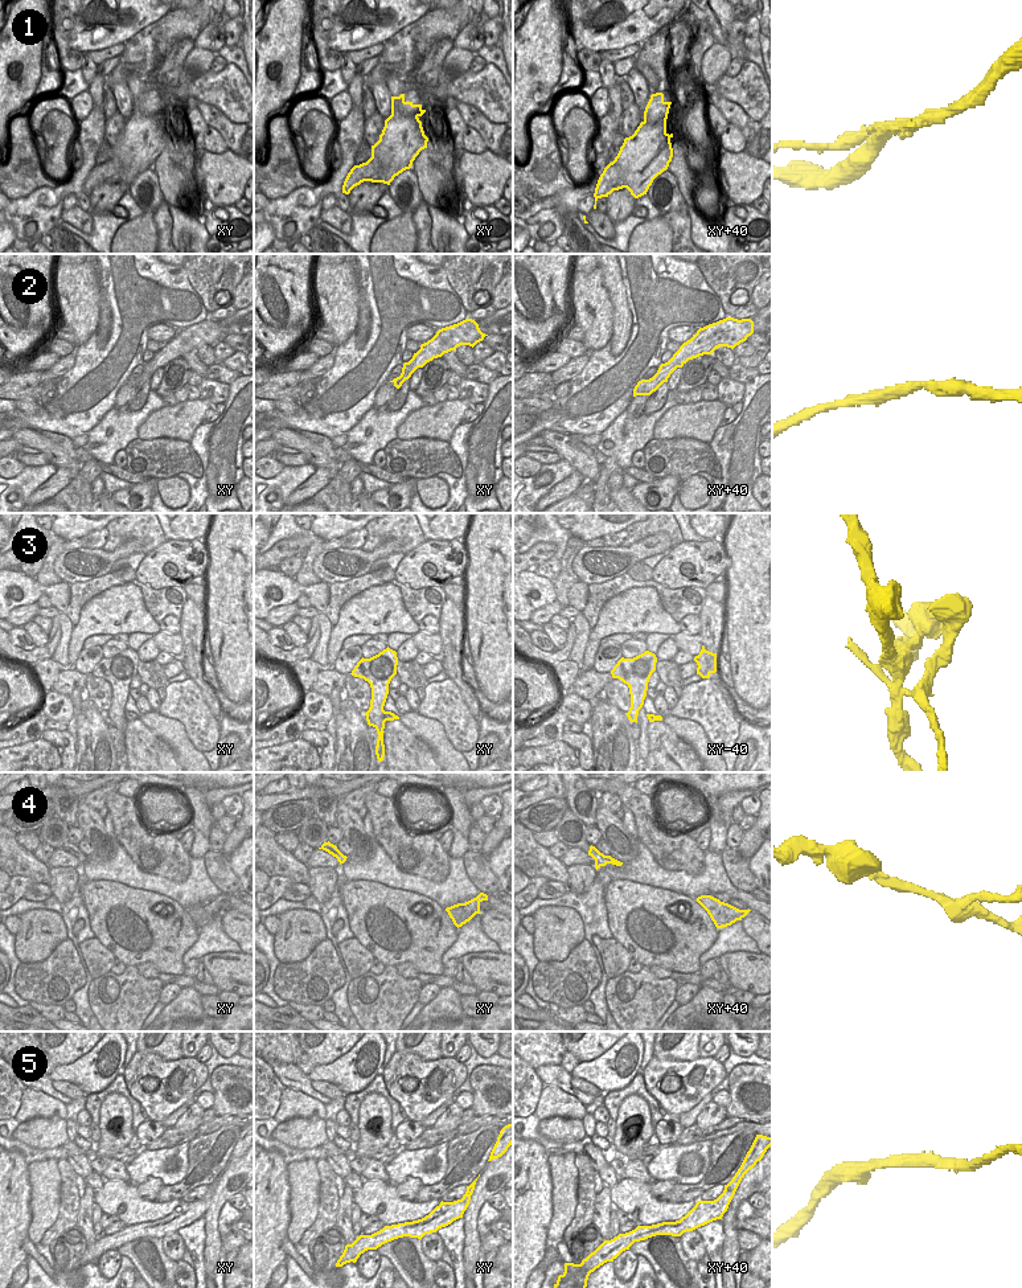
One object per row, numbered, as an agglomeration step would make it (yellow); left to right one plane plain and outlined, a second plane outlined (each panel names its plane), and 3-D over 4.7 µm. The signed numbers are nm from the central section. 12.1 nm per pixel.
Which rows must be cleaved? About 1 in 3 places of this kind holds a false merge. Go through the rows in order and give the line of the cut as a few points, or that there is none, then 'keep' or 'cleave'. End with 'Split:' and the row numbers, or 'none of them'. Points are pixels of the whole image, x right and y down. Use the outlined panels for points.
1: cut xy (397, 152), (388, 164), (382, 164), (378, 172), (366, 180); cleave
2: cut none; keep
3: cut xy (384, 712), (386, 720); cleave
4: cut xy (462, 903), (463, 909), (473, 915); cleave
5: cut none; keep
Split: 1, 3, 4

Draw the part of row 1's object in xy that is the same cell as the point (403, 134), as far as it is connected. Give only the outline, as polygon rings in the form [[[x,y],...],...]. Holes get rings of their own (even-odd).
[[[405,94],[391,97],[391,115],[385,120],[379,140],[372,145],[372,157],[368,161],[379,160],[393,152],[397,155],[389,165],[381,165],[378,175],[368,181],[390,185],[394,177],[402,173],[422,149],[427,148],[428,138],[419,120],[424,112],[422,104],[406,102]]]

